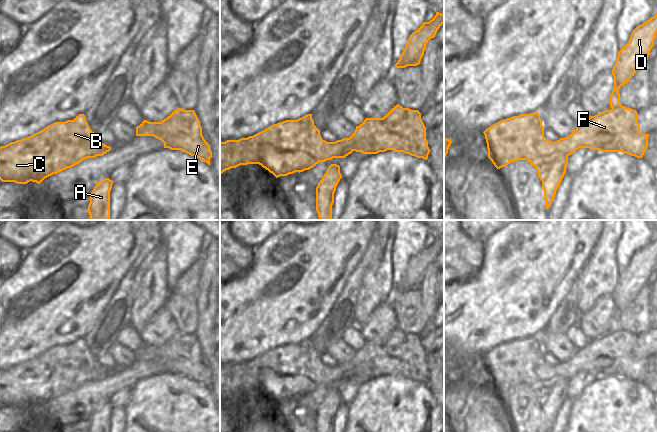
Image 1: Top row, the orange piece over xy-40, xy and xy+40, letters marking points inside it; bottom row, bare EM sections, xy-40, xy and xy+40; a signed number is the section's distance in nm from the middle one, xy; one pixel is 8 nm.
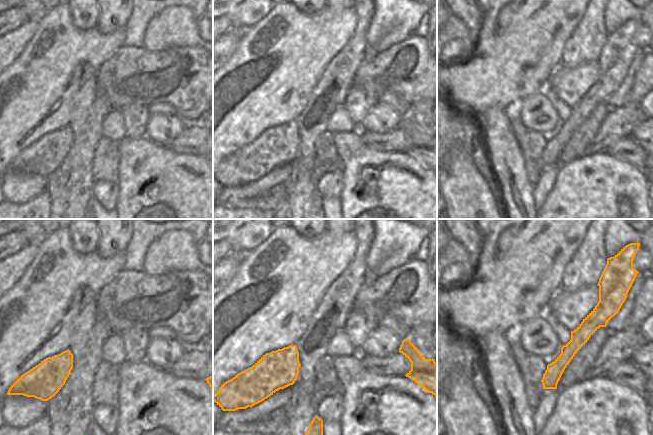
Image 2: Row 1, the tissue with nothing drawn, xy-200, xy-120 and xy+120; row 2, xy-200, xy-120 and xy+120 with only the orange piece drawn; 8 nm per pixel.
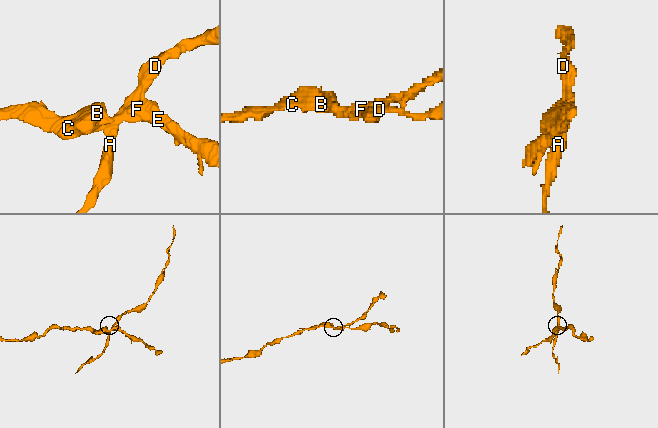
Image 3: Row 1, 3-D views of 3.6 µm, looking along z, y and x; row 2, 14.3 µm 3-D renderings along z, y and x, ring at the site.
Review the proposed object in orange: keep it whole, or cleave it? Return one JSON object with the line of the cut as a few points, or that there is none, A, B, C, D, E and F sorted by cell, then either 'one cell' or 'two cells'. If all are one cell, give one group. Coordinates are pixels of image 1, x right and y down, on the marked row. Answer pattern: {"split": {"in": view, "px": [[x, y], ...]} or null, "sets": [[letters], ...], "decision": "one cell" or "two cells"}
{"split": {"in": "xy+40", "px": [[567, 155], [559, 155], [548, 166], [535, 167]]}, "sets": [["A", "D"], ["B", "C", "E", "F"]], "decision": "two cells"}

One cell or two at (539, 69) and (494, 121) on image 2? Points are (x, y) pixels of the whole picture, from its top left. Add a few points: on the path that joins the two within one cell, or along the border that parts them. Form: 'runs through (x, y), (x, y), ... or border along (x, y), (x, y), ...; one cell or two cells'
border along (520, 100), (503, 108), (489, 107), (484, 112); two cells

